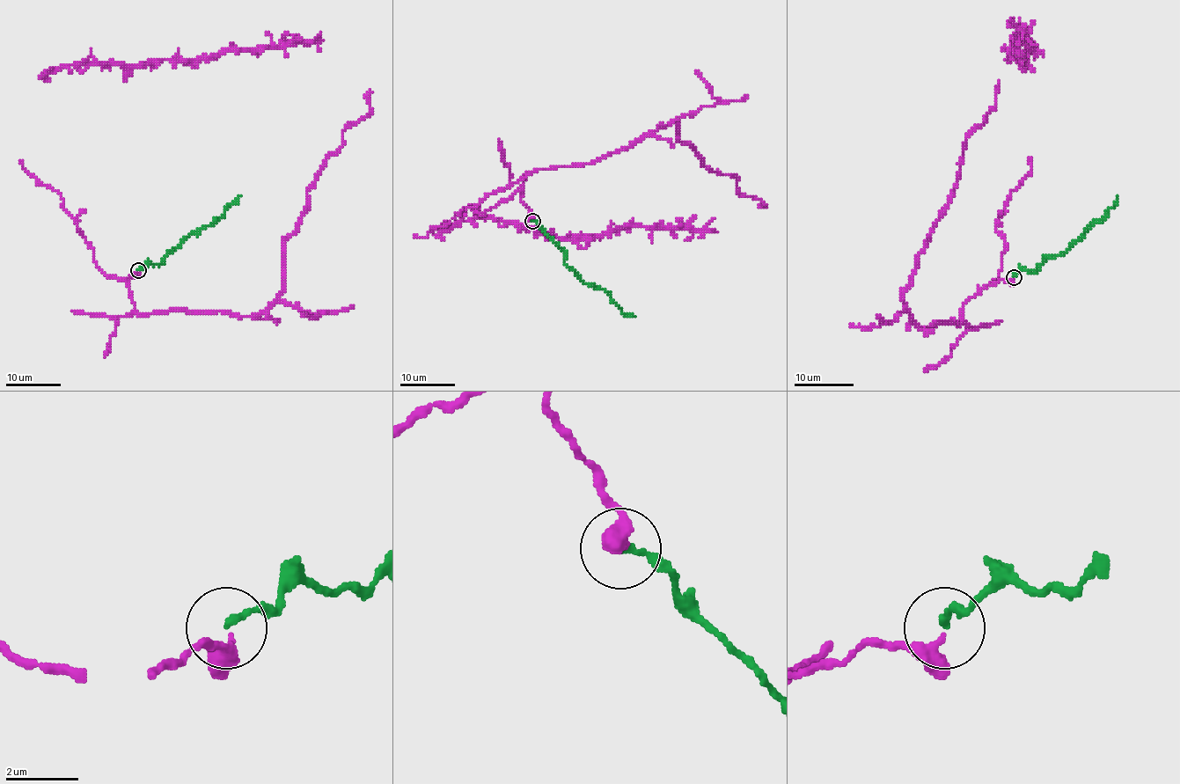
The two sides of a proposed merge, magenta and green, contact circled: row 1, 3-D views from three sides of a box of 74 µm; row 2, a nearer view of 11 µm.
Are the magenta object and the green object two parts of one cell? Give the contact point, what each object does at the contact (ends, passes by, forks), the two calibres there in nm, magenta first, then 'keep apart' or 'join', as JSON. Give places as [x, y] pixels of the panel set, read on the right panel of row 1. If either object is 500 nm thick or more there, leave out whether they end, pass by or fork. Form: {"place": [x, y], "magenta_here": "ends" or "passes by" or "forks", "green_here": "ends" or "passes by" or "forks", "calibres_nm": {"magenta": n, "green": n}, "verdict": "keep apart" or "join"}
{"place": [1014, 277], "magenta_here": "passes by", "green_here": "ends", "calibres_nm": {"magenta": 280, "green": 180}, "verdict": "join"}

